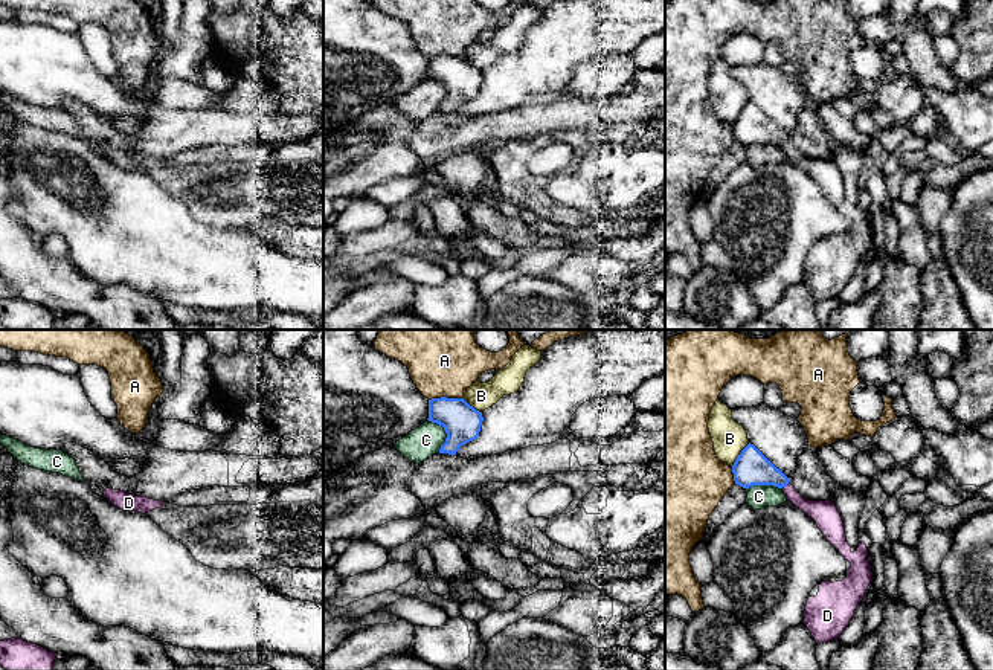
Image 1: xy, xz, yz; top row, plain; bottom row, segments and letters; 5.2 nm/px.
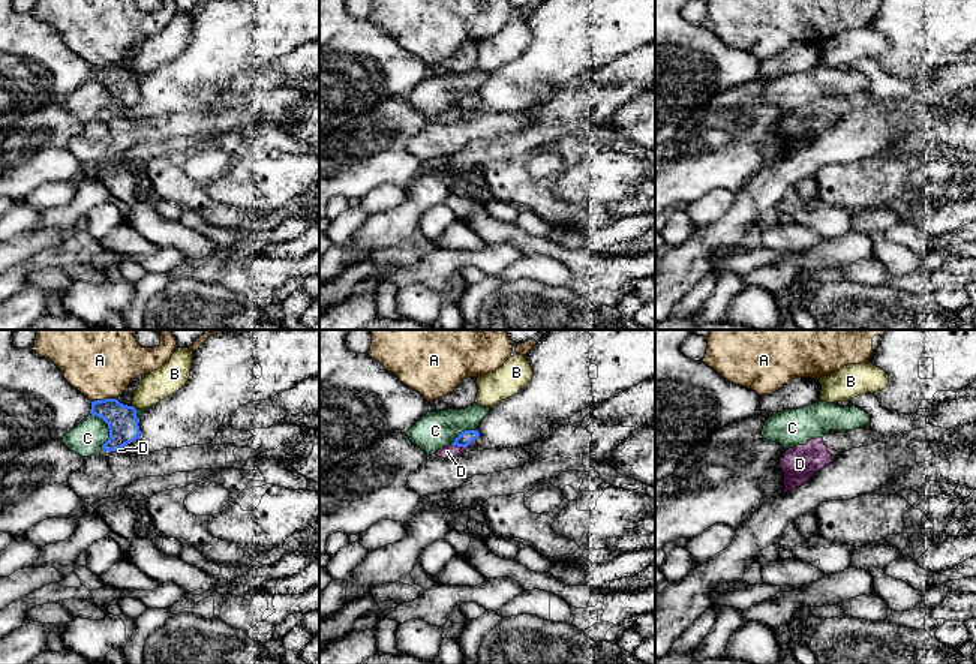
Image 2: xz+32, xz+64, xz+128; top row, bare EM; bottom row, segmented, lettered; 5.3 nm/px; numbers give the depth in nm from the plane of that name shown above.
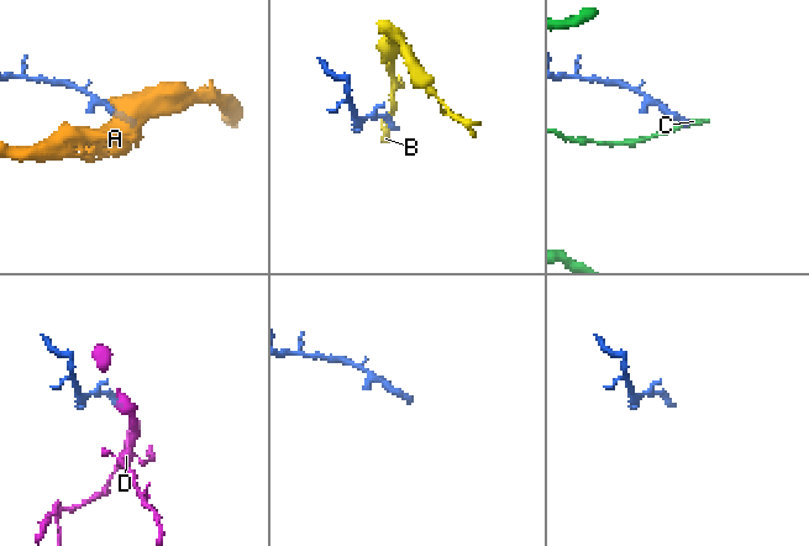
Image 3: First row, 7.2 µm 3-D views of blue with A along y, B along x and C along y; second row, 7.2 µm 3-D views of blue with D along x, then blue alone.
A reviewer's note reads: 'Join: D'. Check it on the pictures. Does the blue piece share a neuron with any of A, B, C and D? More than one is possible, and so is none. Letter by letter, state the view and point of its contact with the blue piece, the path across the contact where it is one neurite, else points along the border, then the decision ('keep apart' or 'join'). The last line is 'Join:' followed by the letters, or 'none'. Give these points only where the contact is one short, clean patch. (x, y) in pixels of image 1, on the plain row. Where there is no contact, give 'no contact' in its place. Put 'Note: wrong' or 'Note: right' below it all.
A: contact xz (446, 55); keep apart
B: contact yz (739, 113); keep apart
C: contact xz (446, 90); border xz (427, 77), (438, 81), (446, 92), (446, 99), (440, 110); keep apart
D: contact yz (784, 144); way yz (751, 125), (775, 135), (784, 144), (803, 162), (822, 170); join
Join: D
Note: right

